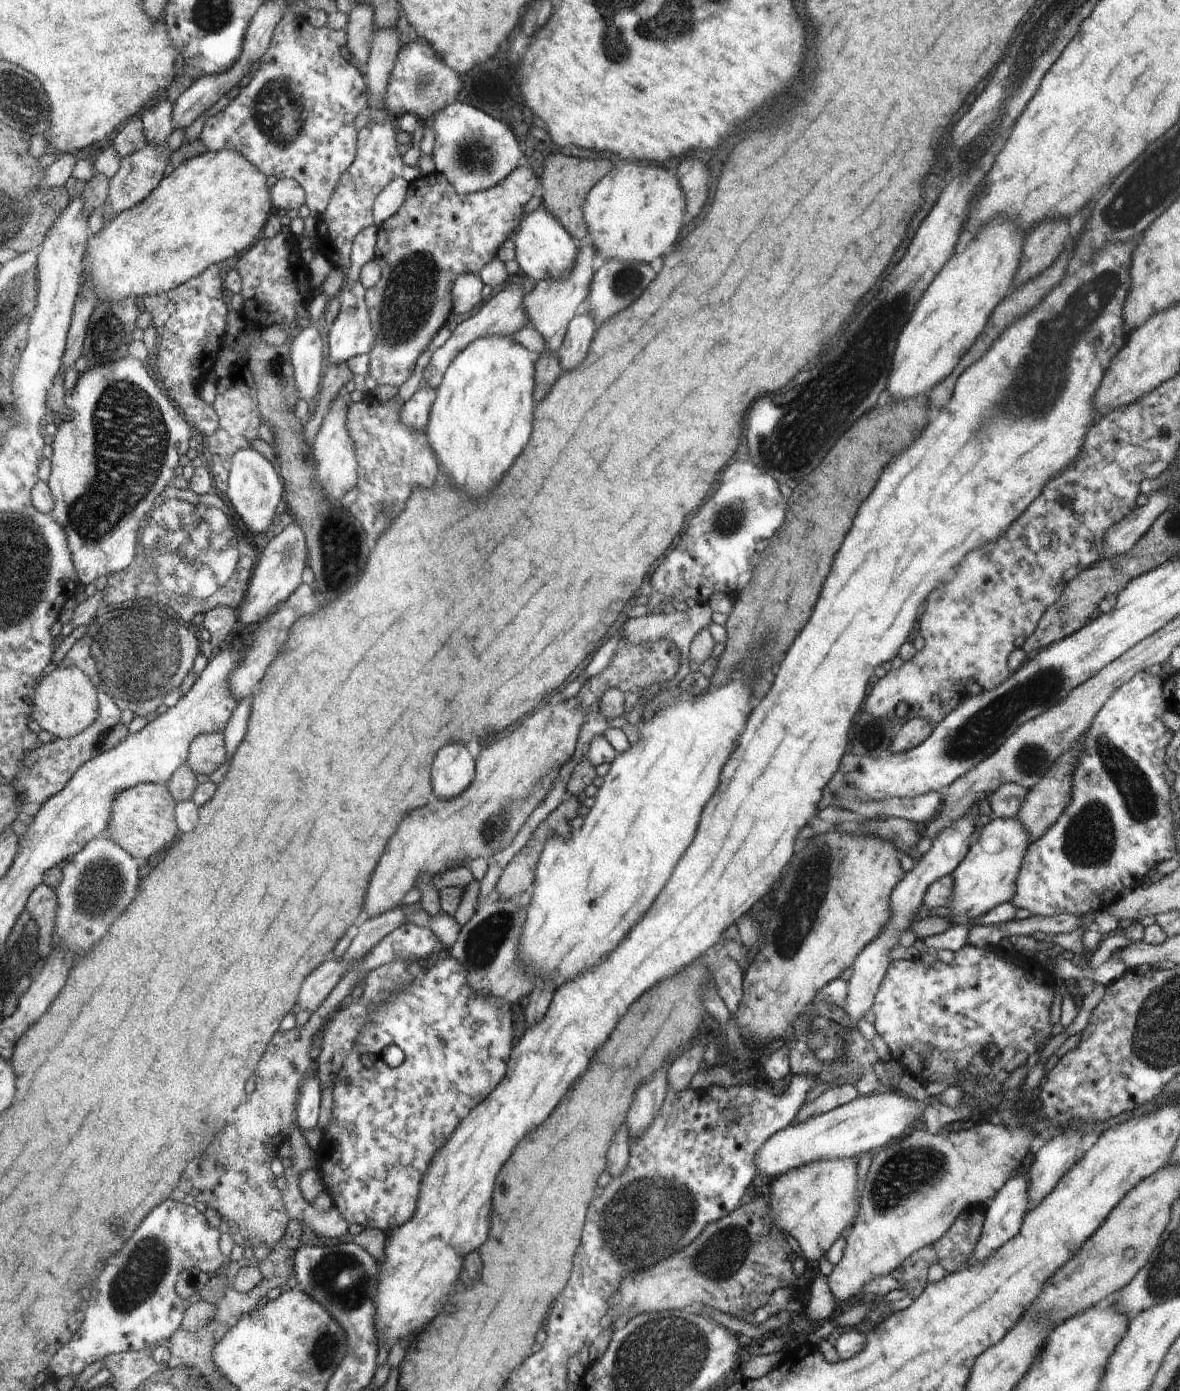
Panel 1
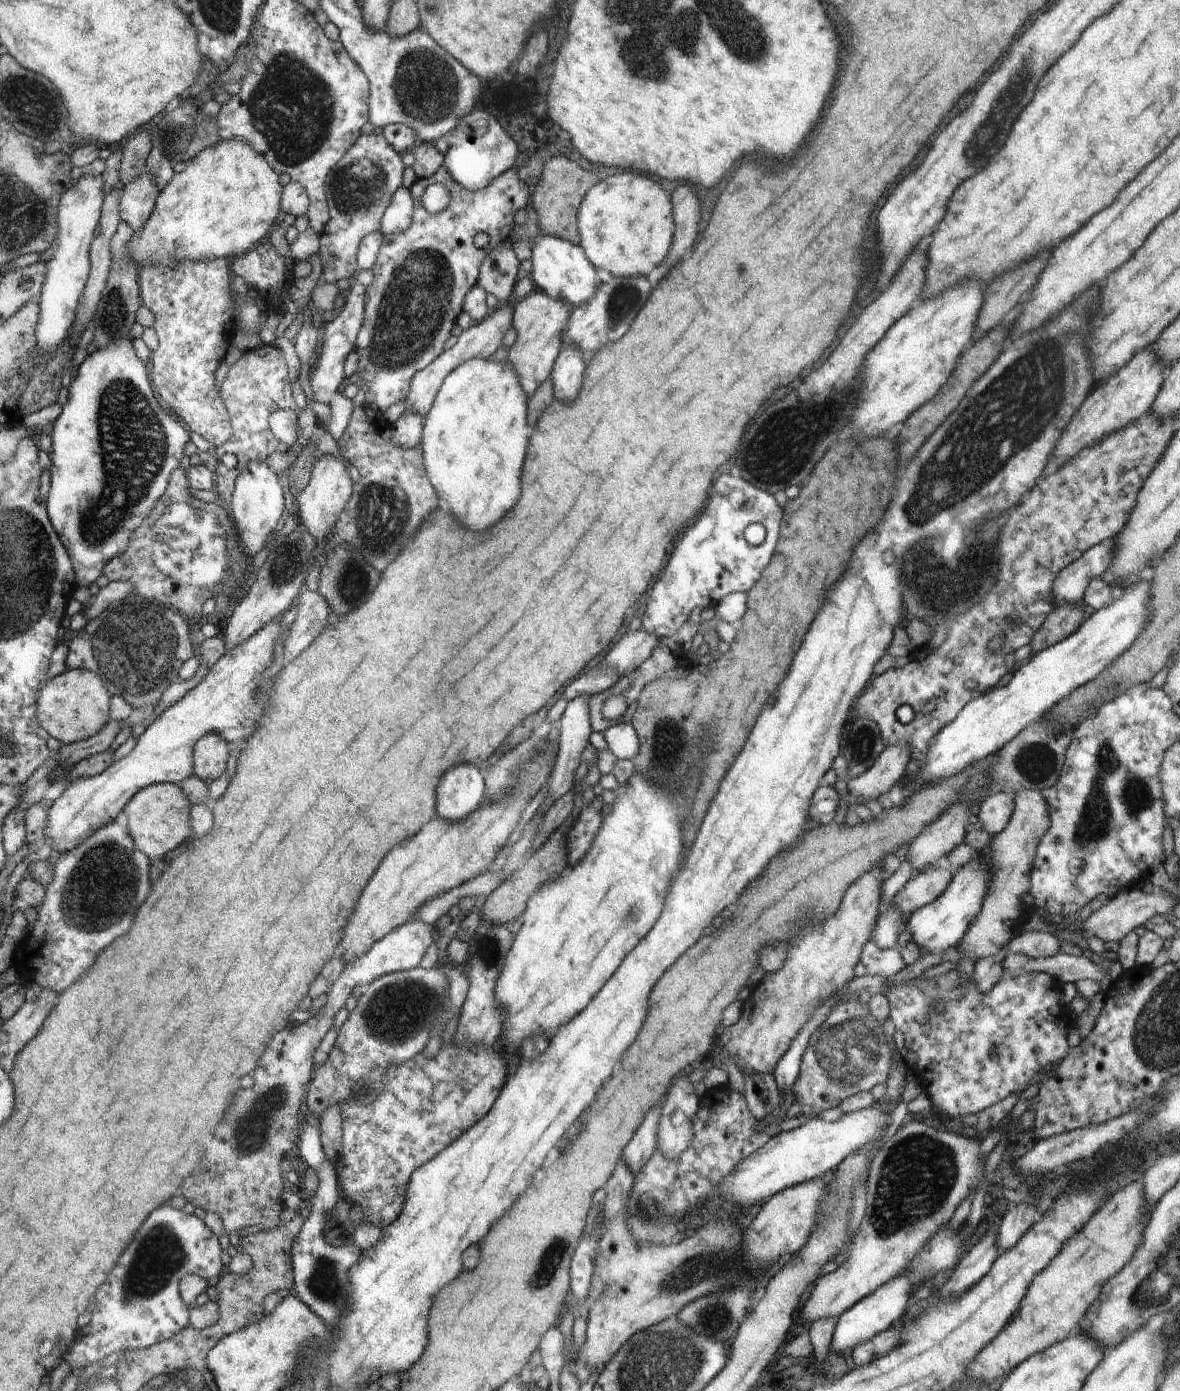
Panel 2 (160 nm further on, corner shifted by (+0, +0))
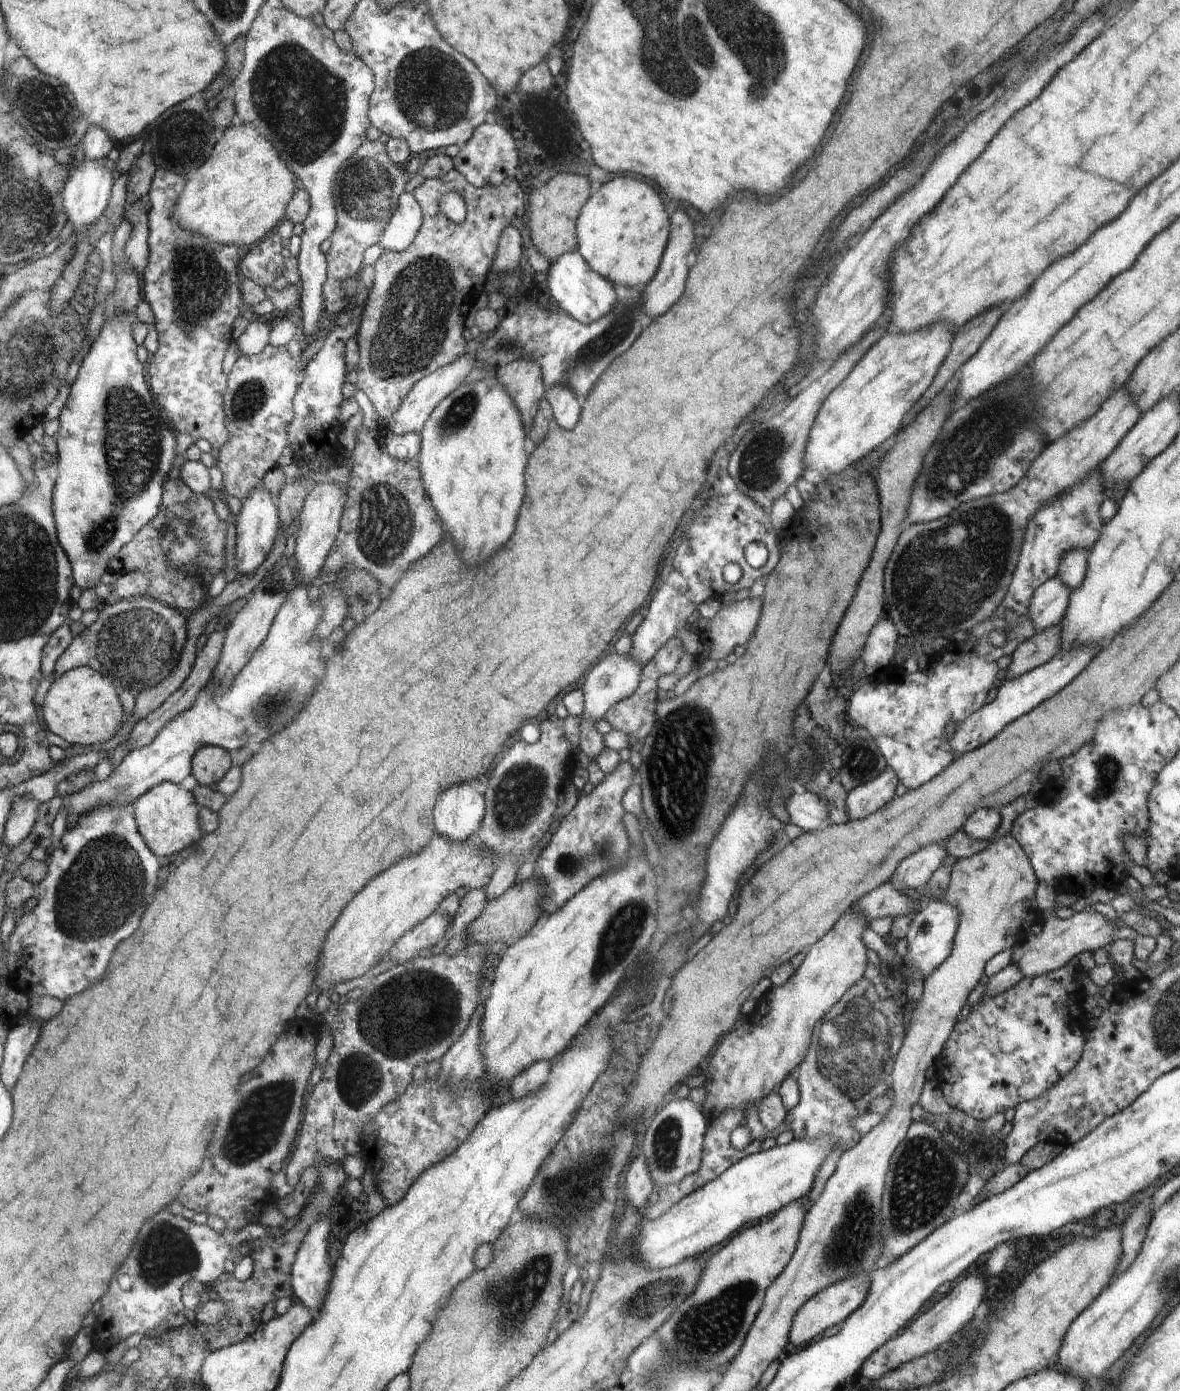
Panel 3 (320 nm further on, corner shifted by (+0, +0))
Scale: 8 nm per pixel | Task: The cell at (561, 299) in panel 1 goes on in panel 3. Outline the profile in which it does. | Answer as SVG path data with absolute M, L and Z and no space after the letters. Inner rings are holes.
M518 359L494 373L498 383L510 392L525 426L531 427L546 391L540 363L533 359Z

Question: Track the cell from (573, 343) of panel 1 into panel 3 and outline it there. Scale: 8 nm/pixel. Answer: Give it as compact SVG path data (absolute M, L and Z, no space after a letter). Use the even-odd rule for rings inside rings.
M556 385L545 391L545 398L553 410L558 426L572 430L580 420L580 402L573 388Z

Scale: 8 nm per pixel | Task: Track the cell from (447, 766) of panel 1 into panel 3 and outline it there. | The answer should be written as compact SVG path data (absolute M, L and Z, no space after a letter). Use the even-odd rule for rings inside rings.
M470 784L452 786L442 798L438 798L438 806L434 806L433 825L444 839L461 843L479 831L485 814L482 794L472 790Z

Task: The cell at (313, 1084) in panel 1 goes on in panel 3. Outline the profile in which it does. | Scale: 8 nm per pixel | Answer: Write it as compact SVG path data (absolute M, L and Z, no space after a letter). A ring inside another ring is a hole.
M328 1218L318 1219L304 1237L294 1264L291 1268L292 1294L300 1298L300 1302L314 1310L314 1318L318 1316L318 1310L323 1305L330 1279L334 1274L334 1266L330 1265L328 1255L328 1233L330 1232L330 1220Z

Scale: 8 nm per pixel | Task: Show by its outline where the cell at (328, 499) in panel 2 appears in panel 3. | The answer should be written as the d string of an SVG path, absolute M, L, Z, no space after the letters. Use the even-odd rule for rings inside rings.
M316 482L305 498L300 517L300 530L296 534L295 557L300 563L307 587L319 583L321 570L324 568L330 549L336 544L340 532L341 518L344 514L348 491L335 483Z

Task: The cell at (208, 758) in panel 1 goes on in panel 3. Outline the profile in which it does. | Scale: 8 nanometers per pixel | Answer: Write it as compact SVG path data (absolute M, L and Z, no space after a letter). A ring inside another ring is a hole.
M202 745L192 760L192 773L200 785L215 787L230 768L230 754L222 747Z

